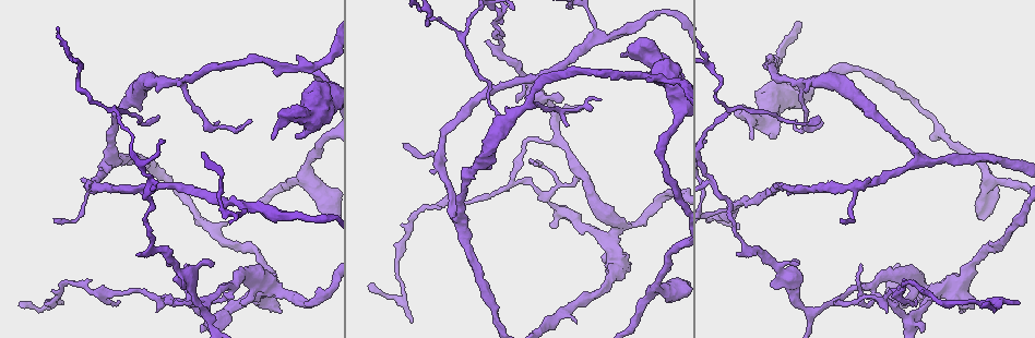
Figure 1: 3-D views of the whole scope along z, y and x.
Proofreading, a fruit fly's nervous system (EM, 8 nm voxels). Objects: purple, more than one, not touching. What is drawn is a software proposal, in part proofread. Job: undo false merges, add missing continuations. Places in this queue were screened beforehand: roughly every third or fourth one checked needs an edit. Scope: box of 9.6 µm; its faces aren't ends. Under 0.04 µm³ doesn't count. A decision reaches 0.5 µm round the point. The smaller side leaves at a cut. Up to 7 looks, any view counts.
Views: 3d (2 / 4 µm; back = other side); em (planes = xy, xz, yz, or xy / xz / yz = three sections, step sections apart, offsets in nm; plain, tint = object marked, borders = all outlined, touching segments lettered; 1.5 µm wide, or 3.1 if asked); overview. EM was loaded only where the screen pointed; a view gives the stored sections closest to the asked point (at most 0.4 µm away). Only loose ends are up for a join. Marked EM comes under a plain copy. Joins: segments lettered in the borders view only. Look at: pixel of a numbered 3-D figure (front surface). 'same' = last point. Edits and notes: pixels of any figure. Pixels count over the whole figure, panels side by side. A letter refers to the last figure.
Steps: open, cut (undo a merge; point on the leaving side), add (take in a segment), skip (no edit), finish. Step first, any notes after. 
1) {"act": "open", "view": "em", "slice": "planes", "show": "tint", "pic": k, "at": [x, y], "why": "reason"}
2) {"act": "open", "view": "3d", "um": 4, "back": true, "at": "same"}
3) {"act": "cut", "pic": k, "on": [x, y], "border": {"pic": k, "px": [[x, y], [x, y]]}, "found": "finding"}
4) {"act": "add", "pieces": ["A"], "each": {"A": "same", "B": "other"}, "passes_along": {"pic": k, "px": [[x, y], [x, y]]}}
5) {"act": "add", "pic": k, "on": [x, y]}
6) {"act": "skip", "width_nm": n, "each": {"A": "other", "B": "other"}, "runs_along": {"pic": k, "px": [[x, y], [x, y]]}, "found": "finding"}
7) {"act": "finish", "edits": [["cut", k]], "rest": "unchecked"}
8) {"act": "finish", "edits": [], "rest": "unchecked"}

{"act": "open", "view": "3d", "um": 2, "pic": 1, "at": [473, 170], "why": "sudden change in width"}

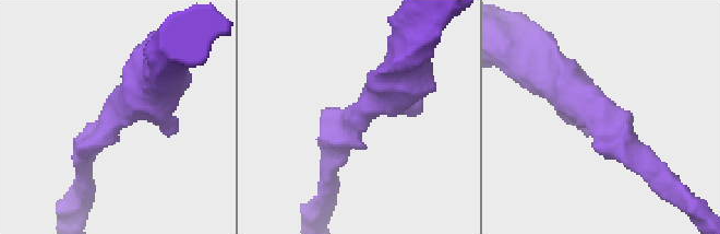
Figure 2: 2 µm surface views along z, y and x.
{"act": "open", "view": "em", "slice": "planes", "show": "borders", "pic": 2, "at": [118, 103], "arm_widths_nm": [170, 360], "why": "need the tissue"}

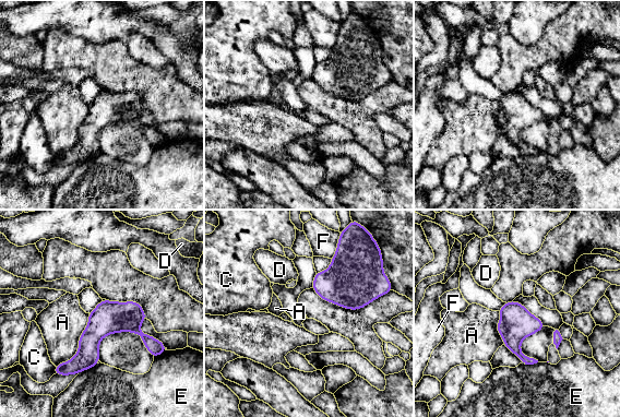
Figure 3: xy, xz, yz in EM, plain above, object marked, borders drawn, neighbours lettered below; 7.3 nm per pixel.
{"act": "skip", "each": {"A": "other", "C": "other", "D": "other", "E": "other", "F": "other"}, "border": {"pic": 3, "px": [[88, 313], [79, 350], [55, 366]]}, "found": "one cell here"}

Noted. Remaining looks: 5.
{"act": "open", "view": "3d", "um": 2, "pic": 1, "at": [326, 78], "why": "thick turns thin"}

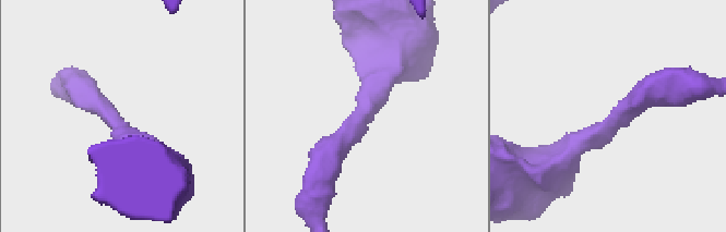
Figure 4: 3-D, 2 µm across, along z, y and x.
{"act": "open", "view": "em", "slice": "xy", "step": 4, "show": "tint", "pic": 4, "at": [360, 120], "arm_widths_nm": [240, 420], "why": "shape alone is not enough"}

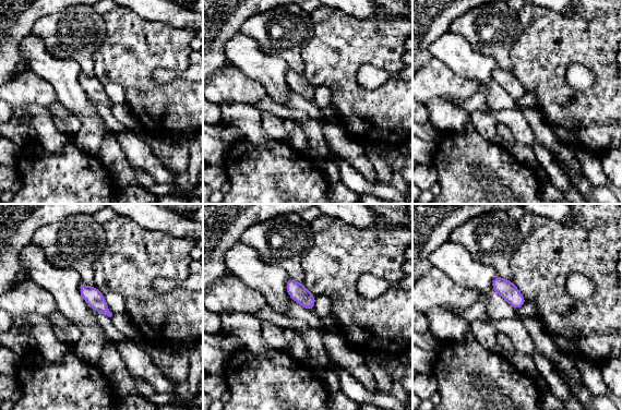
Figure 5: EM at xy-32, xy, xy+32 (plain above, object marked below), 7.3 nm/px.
{"act": "open", "view": "em", "slice": "planes", "show": "borders", "at": "same"}

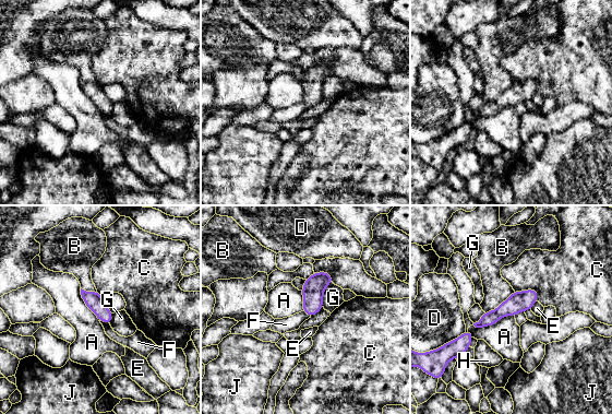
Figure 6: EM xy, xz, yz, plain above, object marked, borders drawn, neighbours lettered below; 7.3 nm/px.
{"act": "skip", "longest_contact_nm": ["A", 320], "each": {"A": "other", "B": "other", "C": "other", "D": "other", "E": "other", "F": "other", "G": "other", "H": "other", "J": "other"}, "runs_along": {"pic": 6, "px": [[535, 293], [478, 324]]}, "found": "continuous, no second cell"}

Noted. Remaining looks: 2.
{"act": "open", "view": "3d", "um": 2, "pic": 1, "at": [273, 138], "why": "an open end"}

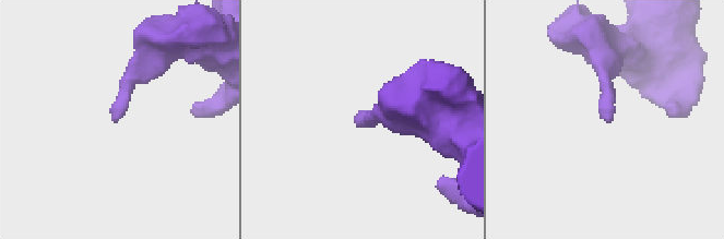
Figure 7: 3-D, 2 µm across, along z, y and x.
{"act": "open", "view": "em", "slice": "planes", "show": "borders", "pic": 7, "at": [608, 121], "why": "need the tissue"}

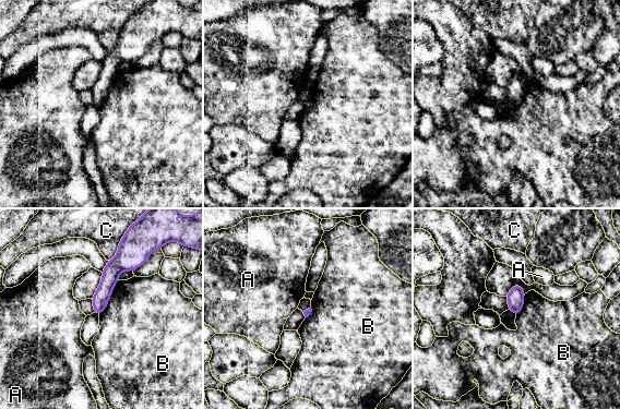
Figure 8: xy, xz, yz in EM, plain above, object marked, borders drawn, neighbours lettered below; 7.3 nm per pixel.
{"act": "skip", "each": {"A": "other", "B": "other", "C": "other"}, "border": {"pic": 8, "px": [[118, 279], [106, 308], [99, 315]]}, "found": "none of them fits"}

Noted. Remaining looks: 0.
{"act": "finish", "edits": [], "rest": "unchecked"}

